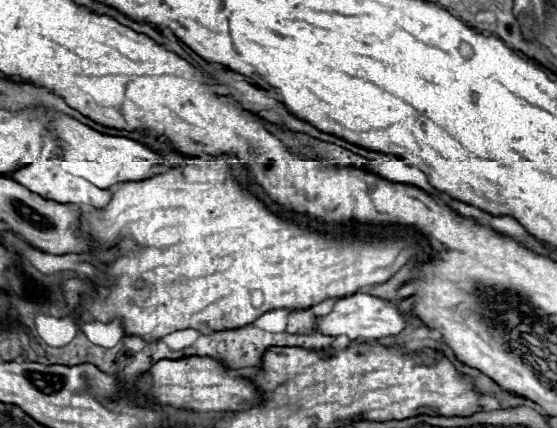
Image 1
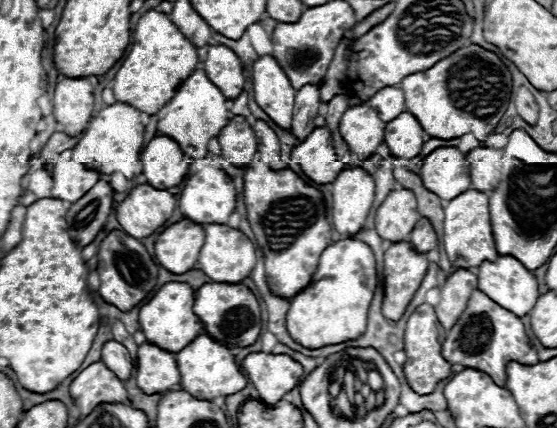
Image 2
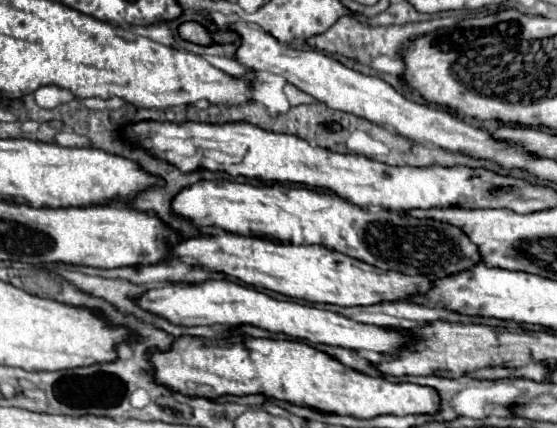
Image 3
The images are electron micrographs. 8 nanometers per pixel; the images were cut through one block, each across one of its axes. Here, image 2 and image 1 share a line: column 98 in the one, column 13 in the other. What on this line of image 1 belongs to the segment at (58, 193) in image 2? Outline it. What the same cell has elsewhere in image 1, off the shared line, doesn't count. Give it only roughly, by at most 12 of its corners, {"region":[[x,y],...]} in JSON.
{"region":[[38,158],[12,178],[42,198],[104,208],[110,190]]}

